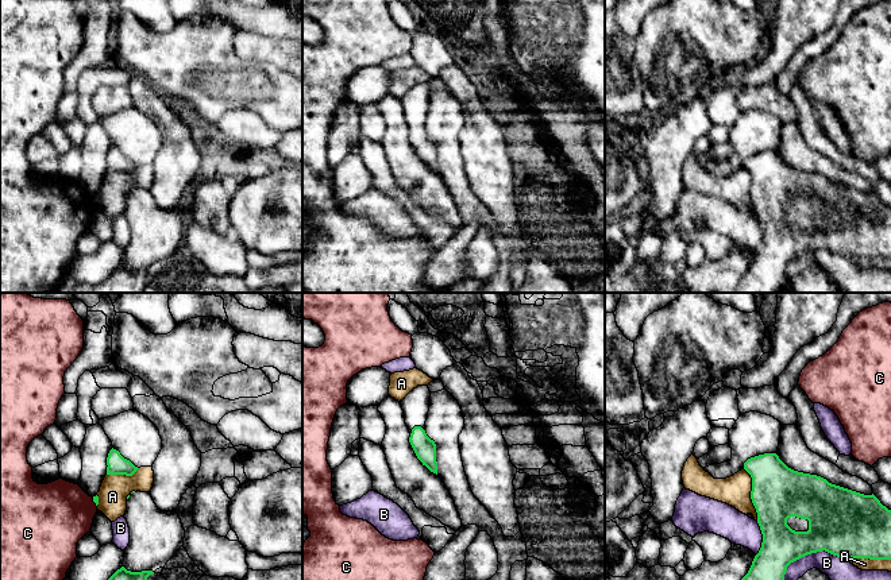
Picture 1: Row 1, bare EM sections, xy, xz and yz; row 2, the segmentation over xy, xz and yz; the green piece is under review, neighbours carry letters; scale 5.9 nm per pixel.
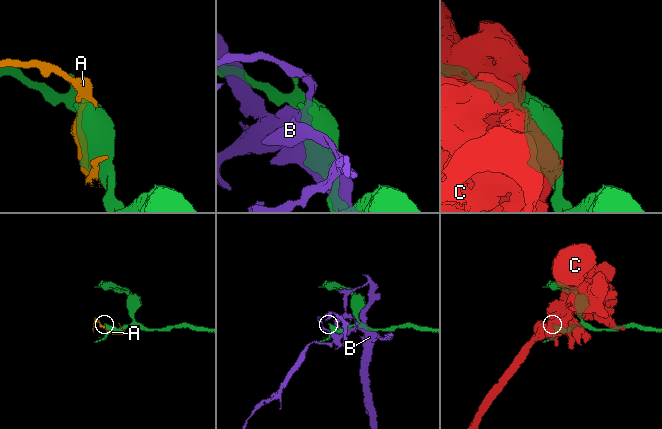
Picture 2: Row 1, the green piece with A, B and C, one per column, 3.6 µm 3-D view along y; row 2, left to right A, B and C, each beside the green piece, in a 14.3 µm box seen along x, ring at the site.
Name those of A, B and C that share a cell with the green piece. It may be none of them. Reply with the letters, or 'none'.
none

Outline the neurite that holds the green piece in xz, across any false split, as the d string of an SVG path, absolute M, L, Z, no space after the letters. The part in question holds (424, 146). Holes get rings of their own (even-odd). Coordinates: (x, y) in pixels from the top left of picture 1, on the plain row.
M417 84L400 101L410 131L409 140L417 156L431 170L437 173L436 142L424 128L429 109L429 97L431 89L428 84Z

